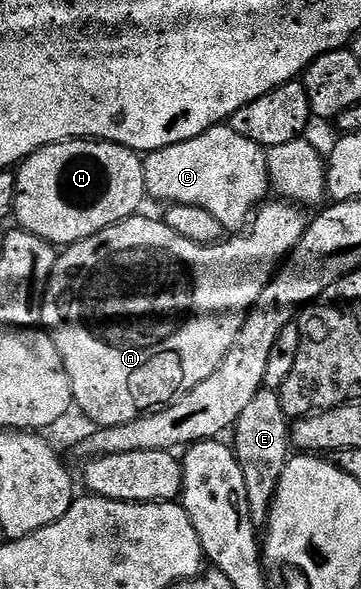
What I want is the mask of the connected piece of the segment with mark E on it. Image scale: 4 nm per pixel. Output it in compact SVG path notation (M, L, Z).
M267 387L251 398L250 405L243 410L233 428L235 442L233 449L247 487L248 505L251 518L258 528L268 523L270 506L277 493L279 478L282 477L291 458L291 426L288 416L283 414L280 395Z

